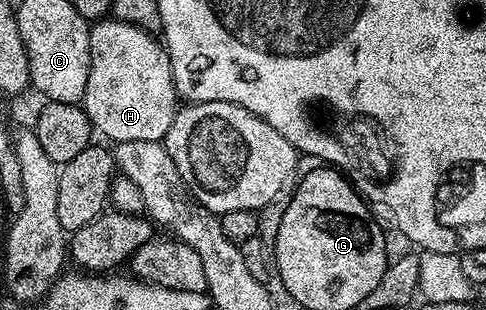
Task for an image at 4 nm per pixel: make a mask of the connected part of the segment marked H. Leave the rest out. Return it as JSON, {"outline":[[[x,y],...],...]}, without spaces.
{"outline":[[[100,19],[90,26],[90,30],[91,66],[81,104],[91,121],[92,130],[96,134],[104,133],[108,137],[106,140],[111,143],[127,140],[162,142],[177,112],[173,71],[162,40],[156,39],[144,29],[114,19]]]}

